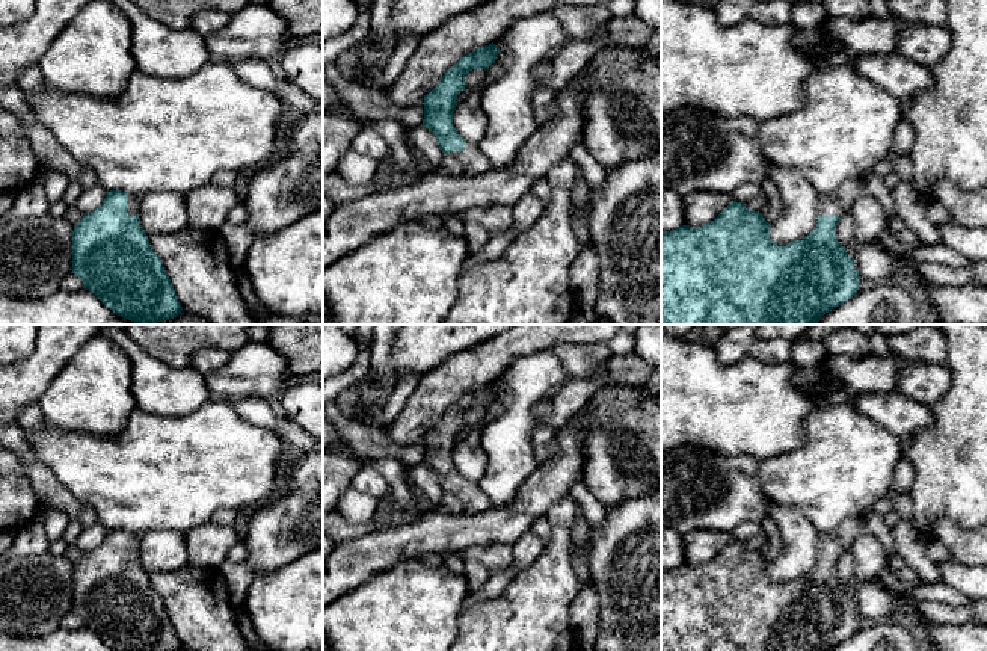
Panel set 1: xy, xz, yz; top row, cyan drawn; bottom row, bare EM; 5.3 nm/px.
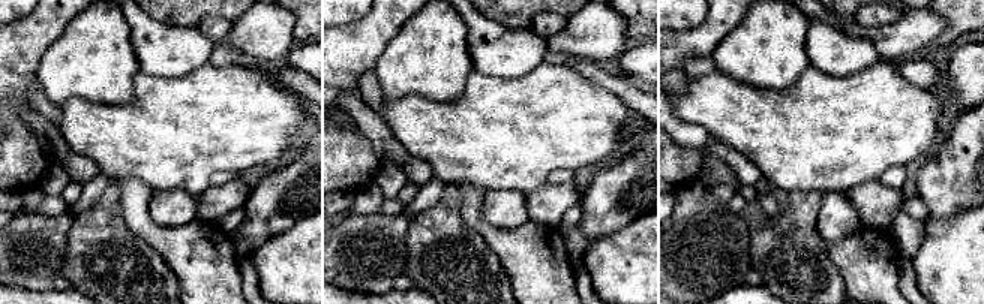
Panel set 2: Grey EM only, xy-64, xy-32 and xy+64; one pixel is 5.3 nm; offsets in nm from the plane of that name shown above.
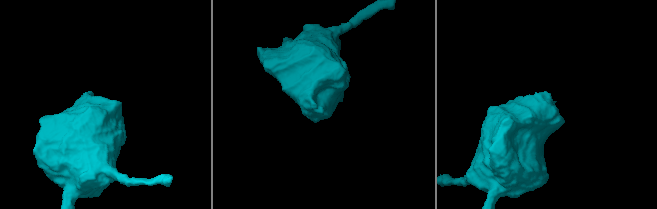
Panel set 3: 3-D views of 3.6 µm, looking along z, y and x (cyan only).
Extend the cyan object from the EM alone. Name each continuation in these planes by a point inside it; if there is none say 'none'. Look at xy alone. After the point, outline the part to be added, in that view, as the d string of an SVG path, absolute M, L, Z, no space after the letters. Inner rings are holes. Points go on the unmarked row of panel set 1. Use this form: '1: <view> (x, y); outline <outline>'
1: xy (133, 546); outline M128 532L127 533L127 551L130 554L139 554L139 550L140 550L140 542L136 539L136 536Z

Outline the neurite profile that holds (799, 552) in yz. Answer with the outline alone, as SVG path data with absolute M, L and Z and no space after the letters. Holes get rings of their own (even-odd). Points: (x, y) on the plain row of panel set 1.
M764 494L767 515L780 532L780 553L770 565L770 577L786 583L813 569L818 559L818 532L804 514L795 508L776 503Z

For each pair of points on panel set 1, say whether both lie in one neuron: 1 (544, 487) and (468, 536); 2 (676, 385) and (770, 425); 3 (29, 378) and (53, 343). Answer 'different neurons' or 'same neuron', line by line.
1: same neuron
2: same neuron
3: same neuron

